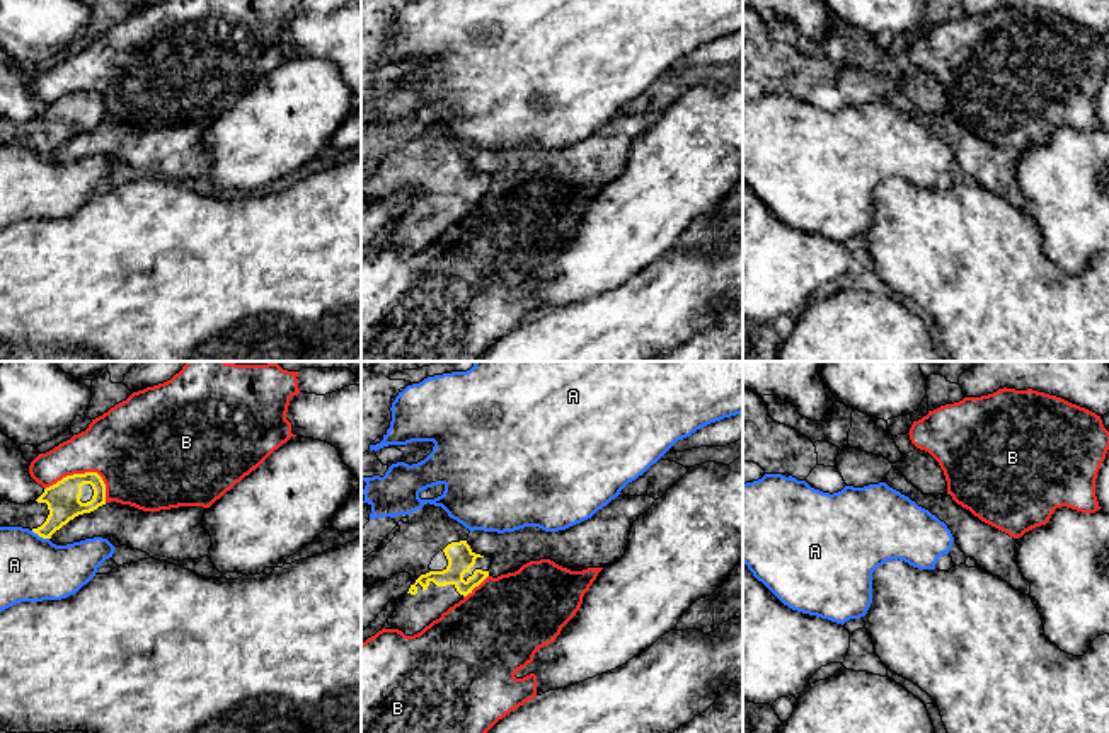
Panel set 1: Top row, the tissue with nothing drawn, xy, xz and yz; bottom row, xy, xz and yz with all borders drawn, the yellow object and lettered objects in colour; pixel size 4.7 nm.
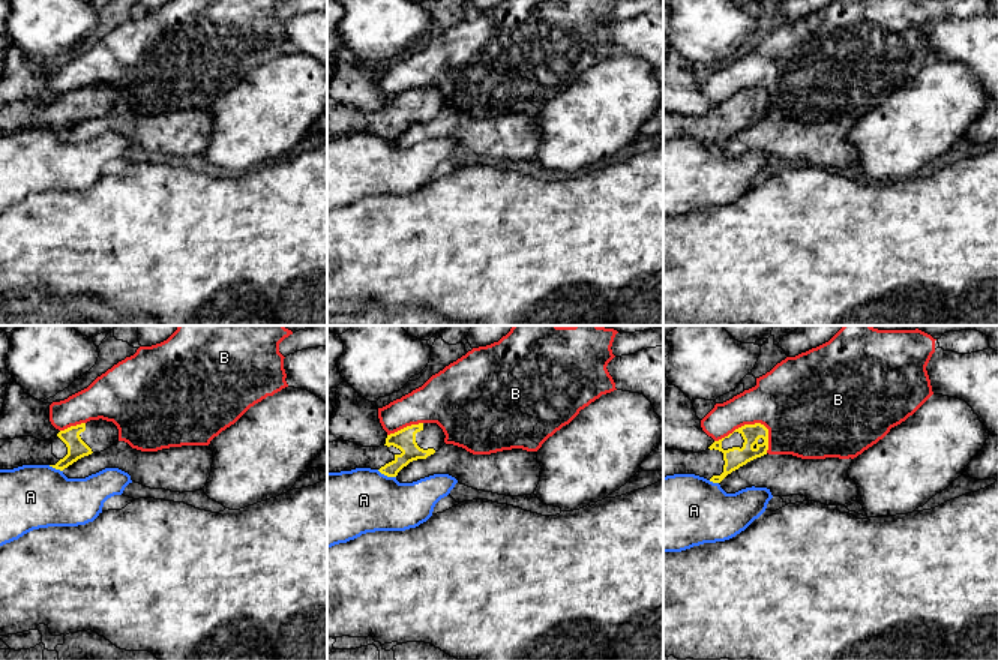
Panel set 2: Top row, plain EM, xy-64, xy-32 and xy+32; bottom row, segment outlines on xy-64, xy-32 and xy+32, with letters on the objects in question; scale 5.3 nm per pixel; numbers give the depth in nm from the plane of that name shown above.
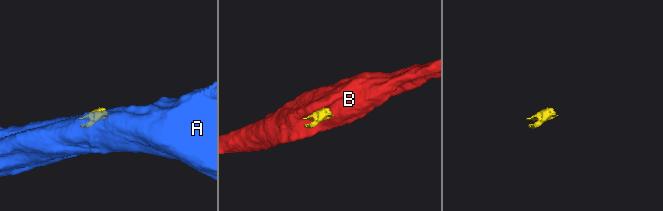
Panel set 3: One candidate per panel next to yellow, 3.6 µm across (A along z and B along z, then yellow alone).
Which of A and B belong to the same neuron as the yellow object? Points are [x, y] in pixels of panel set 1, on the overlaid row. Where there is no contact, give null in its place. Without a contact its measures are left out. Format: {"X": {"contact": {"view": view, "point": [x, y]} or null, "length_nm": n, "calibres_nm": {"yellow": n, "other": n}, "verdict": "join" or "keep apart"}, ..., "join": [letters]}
{"A": {"contact": {"view": "xy", "point": [40, 536]}, "length_nm": 100, "calibres_nm": {"yellow": 160, "other": 300}, "verdict": "keep apart"}, "B": {"contact": {"view": "xy", "point": [86, 473]}, "length_nm": 300, "calibres_nm": {"yellow": 160, "other": 400}, "verdict": "keep apart"}, "join": []}

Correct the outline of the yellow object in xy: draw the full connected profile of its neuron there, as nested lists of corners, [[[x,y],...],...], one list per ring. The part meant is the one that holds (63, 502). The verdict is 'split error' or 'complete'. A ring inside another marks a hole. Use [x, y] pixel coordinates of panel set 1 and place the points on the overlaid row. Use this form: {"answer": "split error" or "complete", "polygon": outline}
{"answer": "split error", "polygon": [[[97,472],[66,476],[26,505],[0,499],[0,527],[29,528],[43,539],[78,515],[106,505],[106,484]]]}

